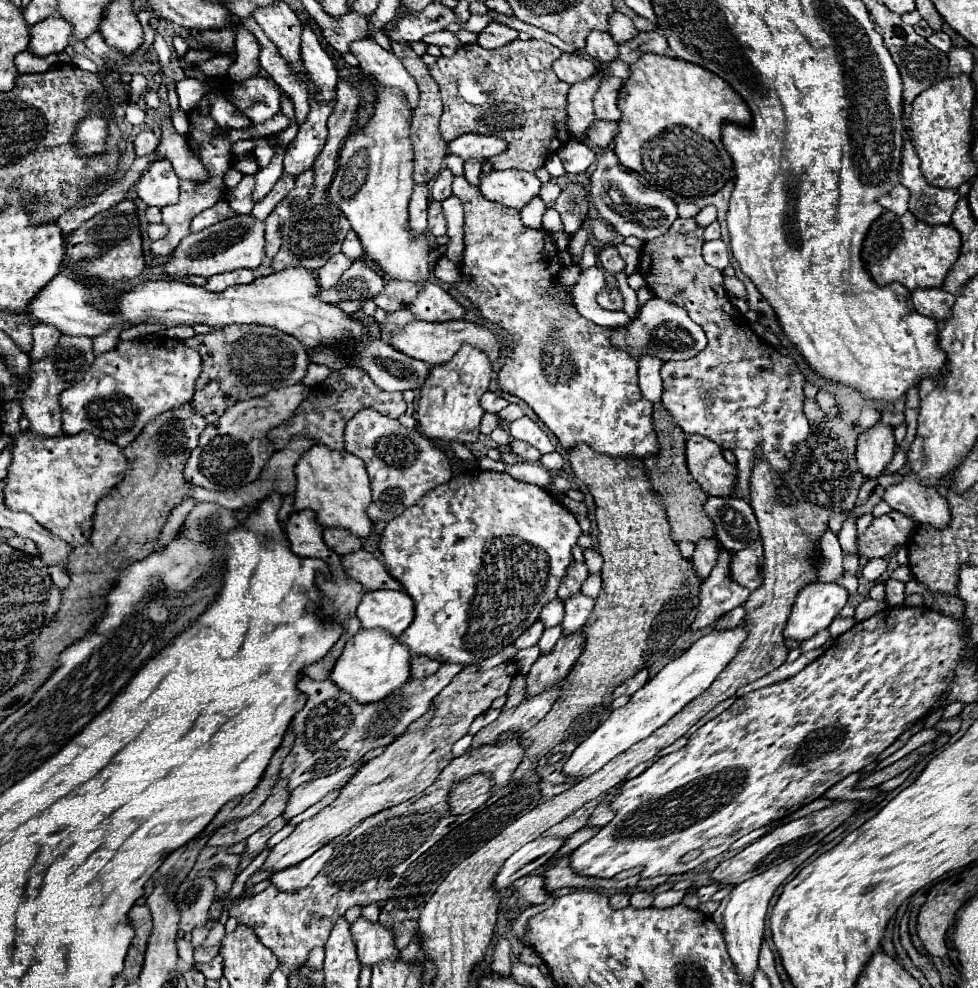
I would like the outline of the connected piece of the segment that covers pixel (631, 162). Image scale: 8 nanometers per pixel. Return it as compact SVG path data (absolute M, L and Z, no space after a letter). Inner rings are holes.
M646 52L636 64L630 66L630 78L624 80L618 94L618 108L622 116L616 122L618 130L614 136L614 152L624 168L638 172L652 186L692 198L718 192L726 180L734 176L730 156L720 138L720 124L724 120L748 124L750 110L746 108L742 96L738 96L738 92L714 72L680 58Z

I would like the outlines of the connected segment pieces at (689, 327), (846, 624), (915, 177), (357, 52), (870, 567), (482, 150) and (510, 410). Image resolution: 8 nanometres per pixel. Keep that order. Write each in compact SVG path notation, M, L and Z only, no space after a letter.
M654 298L648 300L644 306L640 306L636 318L632 318L626 326L610 328L610 332L612 332L612 336L610 336L612 346L622 348L636 362L646 354L660 358L662 362L688 360L706 346L706 336L704 336L702 328L686 316L686 310L682 310L674 302L662 302L662 300L654 300Z
M838 618L838 620L834 620L834 624L828 628L828 632L830 632L832 638L838 638L838 636L844 634L852 624L856 624L854 618Z
M908 110L902 112L904 118L904 150L902 150L902 184L910 190L910 212L926 224L950 224L950 216L960 198L958 190L942 190L926 182L920 172L920 160L916 156L912 134L910 134L910 116Z
M372 38L354 42L350 46L350 52L358 58L360 70L374 78L380 88L400 88L404 92L408 108L414 110L418 106L418 86L392 52L378 46Z
M878 558L878 560L872 560L872 562L868 562L864 568L862 568L862 574L864 574L864 578L868 578L868 580L878 580L882 574L886 572L886 562L882 560L882 558Z
M464 134L448 142L448 152L456 154L462 160L470 158L490 158L498 152L504 152L506 142L494 136L478 136L478 134Z
M508 404L504 410L500 410L498 412L498 416L500 418L506 418L506 420L516 420L516 418L522 418L524 416L524 412L522 412L522 408L518 406L518 404Z

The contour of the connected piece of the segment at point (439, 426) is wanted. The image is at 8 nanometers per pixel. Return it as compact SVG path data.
M462 346L450 362L432 366L426 384L422 384L422 398L418 402L418 424L422 434L430 438L432 442L438 442L444 446L450 446L452 442L474 444L480 436L480 420L484 416L484 408L480 406L480 396L488 390L490 378L492 378L492 364L486 362L486 356L482 356L482 352L470 346Z

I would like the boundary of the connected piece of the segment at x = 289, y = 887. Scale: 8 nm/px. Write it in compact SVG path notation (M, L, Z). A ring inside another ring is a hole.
M328 844L326 848L320 848L318 852L314 852L314 856L306 858L302 864L296 864L294 868L272 874L270 876L272 886L280 888L282 892L296 892L296 890L306 888L312 882L312 878L322 870L322 866L328 862L332 850L334 846Z

